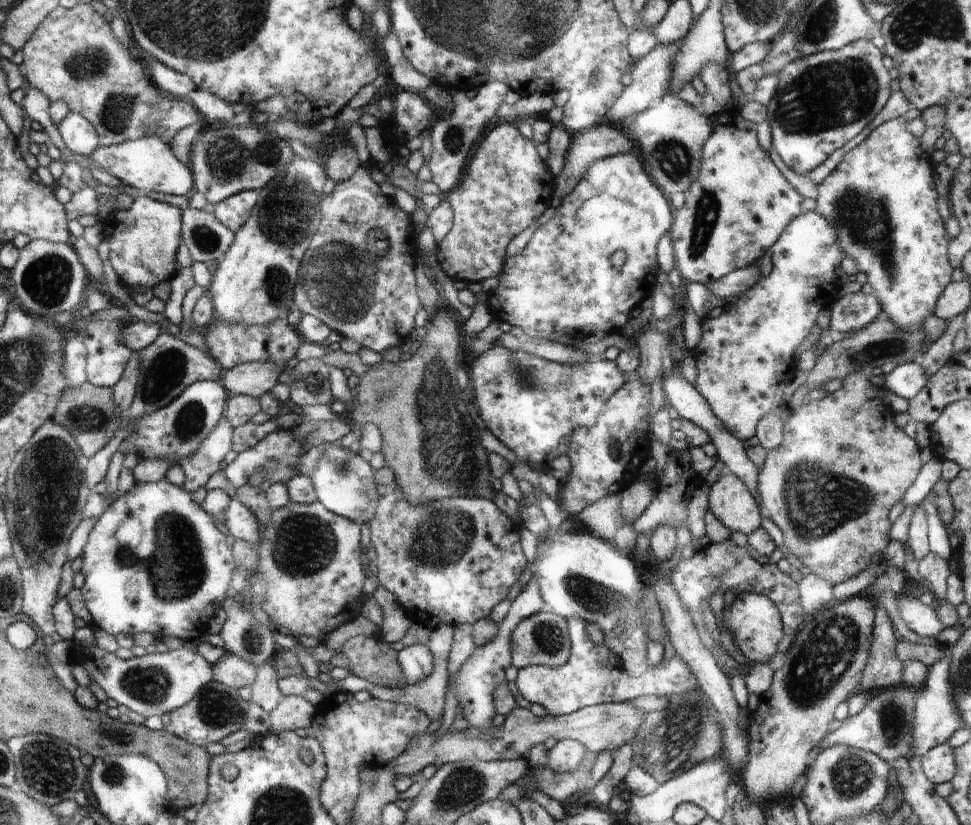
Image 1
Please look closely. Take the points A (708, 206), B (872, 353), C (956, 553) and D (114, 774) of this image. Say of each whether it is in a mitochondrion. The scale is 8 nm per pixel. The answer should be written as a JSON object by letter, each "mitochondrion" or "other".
{"A":"mitochondrion","B":"mitochondrion","C":"other","D":"mitochondrion"}

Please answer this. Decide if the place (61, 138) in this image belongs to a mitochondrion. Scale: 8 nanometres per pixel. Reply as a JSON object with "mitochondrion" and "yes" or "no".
{"mitochondrion":"no"}

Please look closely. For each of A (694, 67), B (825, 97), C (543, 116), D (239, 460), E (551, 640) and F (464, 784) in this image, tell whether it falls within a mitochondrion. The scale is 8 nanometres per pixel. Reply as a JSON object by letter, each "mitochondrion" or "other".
{"A":"other","B":"mitochondrion","C":"other","D":"other","E":"mitochondrion","F":"mitochondrion"}

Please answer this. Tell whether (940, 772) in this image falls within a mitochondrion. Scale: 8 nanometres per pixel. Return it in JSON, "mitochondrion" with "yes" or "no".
{"mitochondrion":"no"}

